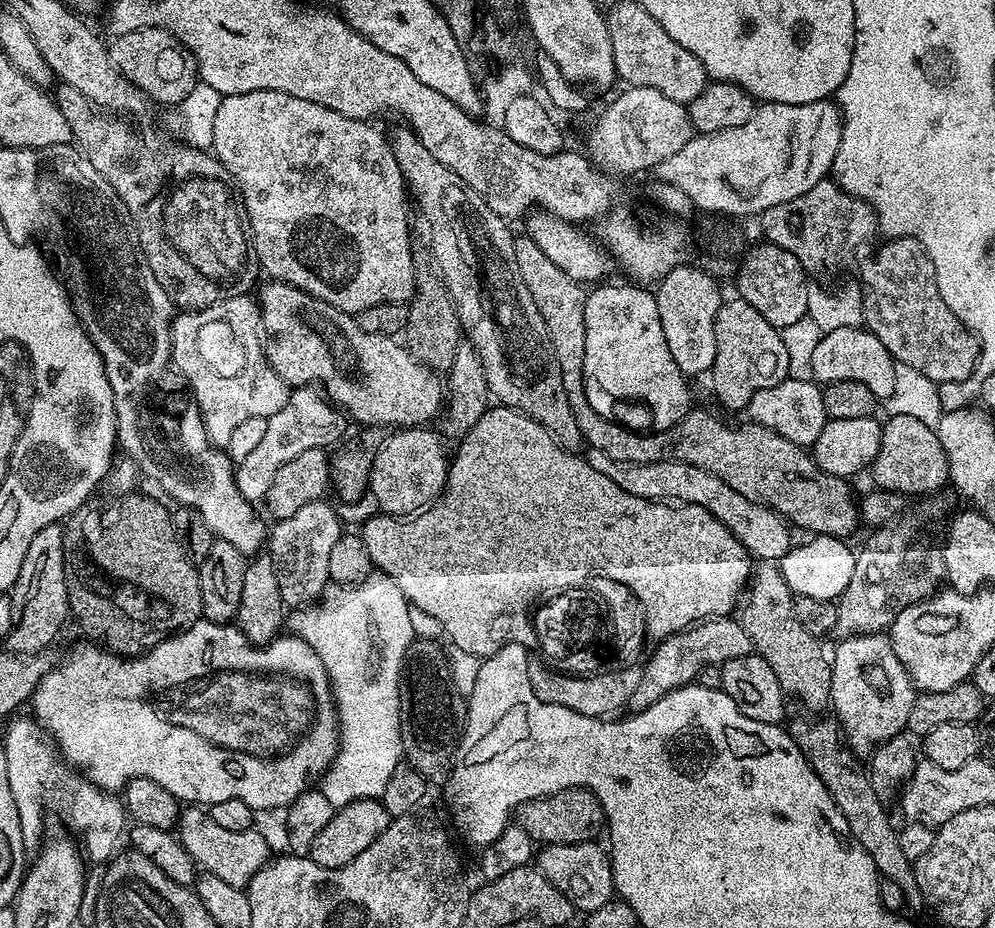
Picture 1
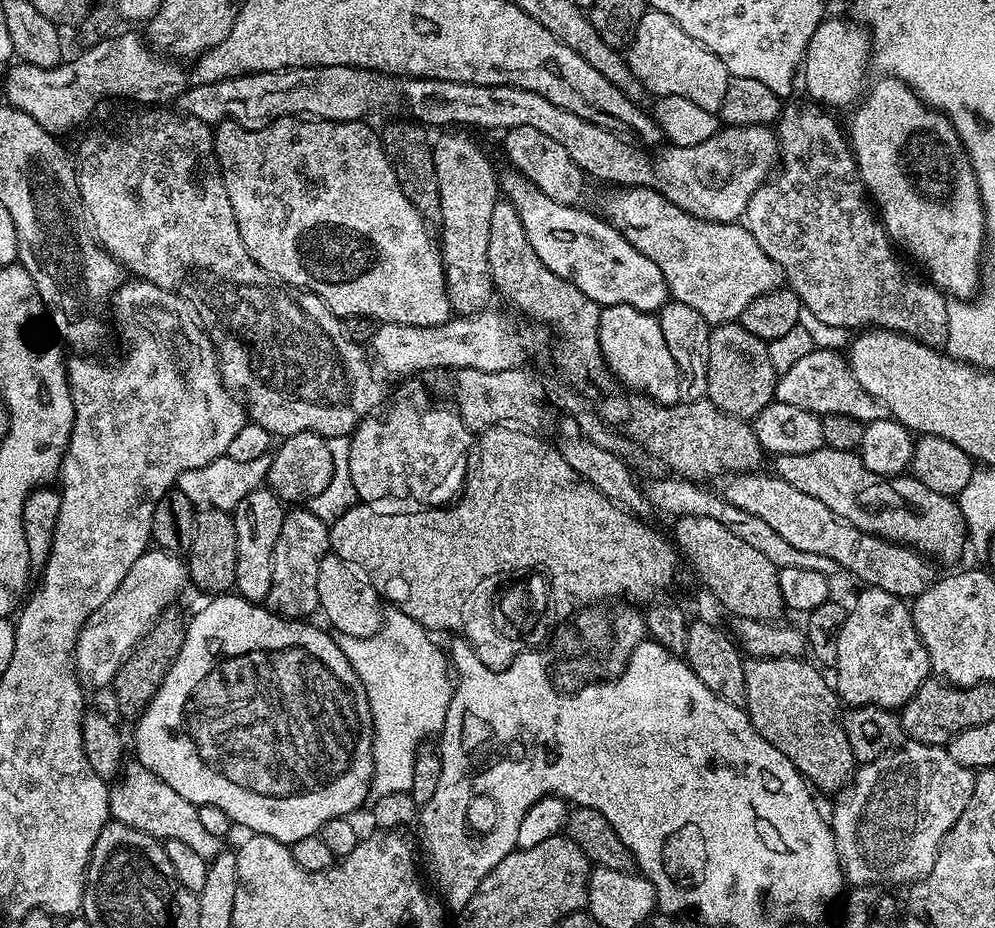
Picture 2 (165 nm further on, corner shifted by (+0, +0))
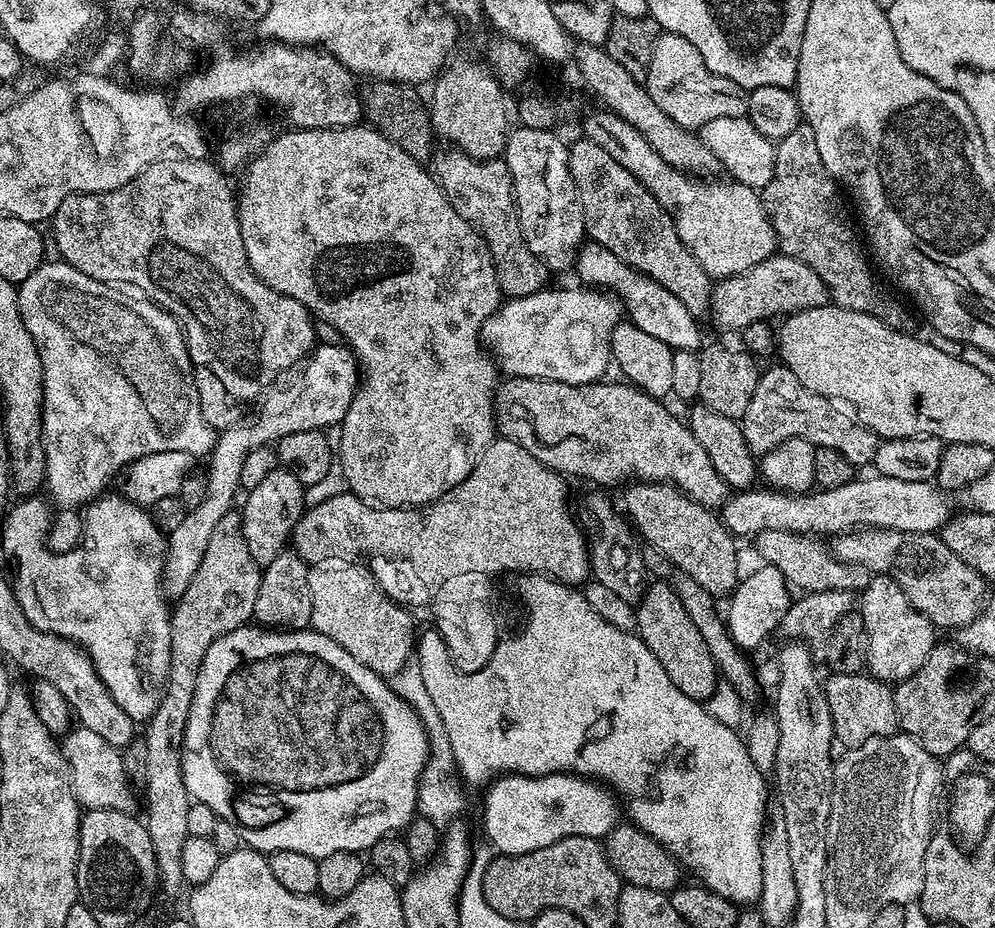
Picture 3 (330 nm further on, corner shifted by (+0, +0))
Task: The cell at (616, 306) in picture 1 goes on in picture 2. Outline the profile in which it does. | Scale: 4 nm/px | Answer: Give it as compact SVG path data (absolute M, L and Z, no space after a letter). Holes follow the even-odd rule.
M629 304L603 305L598 338L609 370L627 391L638 392L657 404L681 403L678 366L666 347L666 338L662 338L660 321L653 313L634 310Z

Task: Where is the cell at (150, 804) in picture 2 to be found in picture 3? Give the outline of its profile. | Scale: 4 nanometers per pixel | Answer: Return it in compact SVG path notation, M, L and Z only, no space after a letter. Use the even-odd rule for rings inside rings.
M76 726L63 737L62 751L68 763L68 777L72 779L72 792L81 809L105 808L119 812L132 812L135 809L134 785L124 769L121 749L110 746L110 742L94 734L94 730Z

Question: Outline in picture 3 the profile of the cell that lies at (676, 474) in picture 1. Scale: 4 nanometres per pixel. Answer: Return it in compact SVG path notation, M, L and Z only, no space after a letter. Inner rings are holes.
M762 530L754 536L756 548L760 551L760 560L763 563L782 570L785 580L793 589L801 588L801 593L825 592L826 590L846 590L855 593L863 590L873 578L868 572L857 564L847 564L833 556L831 547L824 544L820 538L813 538L808 534L787 532L786 530Z

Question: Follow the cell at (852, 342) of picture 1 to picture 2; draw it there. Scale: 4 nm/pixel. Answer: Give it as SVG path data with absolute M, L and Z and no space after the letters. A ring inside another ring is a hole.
M816 348L805 356L800 356L788 369L779 373L776 381L775 403L798 406L821 418L830 414L842 414L846 418L859 420L866 425L889 415L888 407L875 400L854 378L843 355L831 352L828 348Z

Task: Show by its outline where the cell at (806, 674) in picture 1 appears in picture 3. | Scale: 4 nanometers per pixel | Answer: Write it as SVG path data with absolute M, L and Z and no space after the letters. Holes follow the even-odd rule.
M632 482L627 485L628 493L624 496L623 511L634 525L635 531L655 551L661 552L673 569L681 568L687 579L698 582L714 598L727 597L735 590L742 579L740 560L736 557L736 544L723 519L713 509L702 506L684 495L679 488L663 482Z

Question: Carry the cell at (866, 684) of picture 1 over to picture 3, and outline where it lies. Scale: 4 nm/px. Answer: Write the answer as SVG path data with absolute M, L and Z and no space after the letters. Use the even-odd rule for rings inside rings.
M873 575L870 583L859 593L858 611L864 620L867 671L889 686L895 686L917 672L922 662L926 662L932 647L938 643L936 625L913 606L894 578Z

